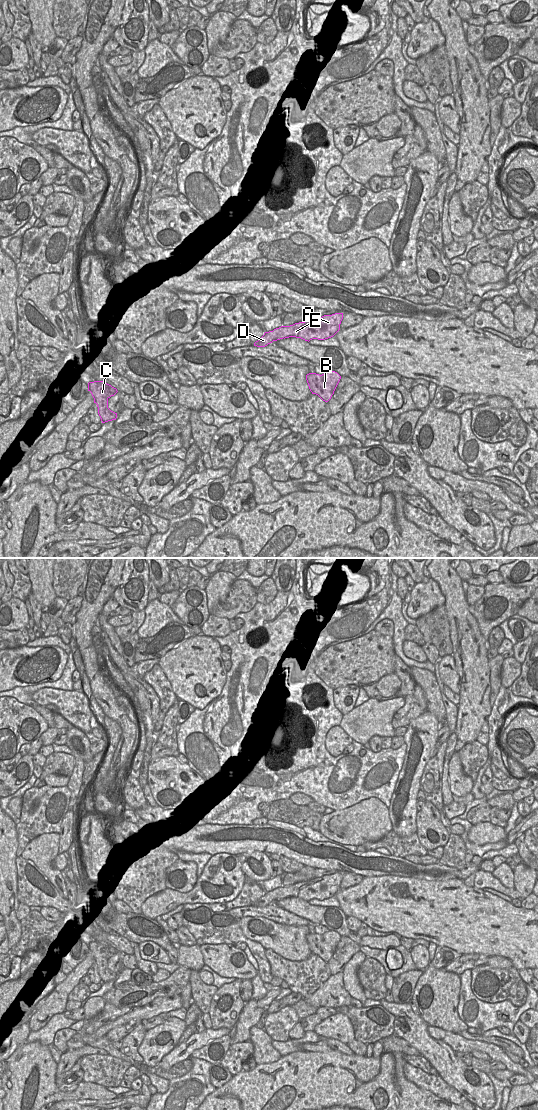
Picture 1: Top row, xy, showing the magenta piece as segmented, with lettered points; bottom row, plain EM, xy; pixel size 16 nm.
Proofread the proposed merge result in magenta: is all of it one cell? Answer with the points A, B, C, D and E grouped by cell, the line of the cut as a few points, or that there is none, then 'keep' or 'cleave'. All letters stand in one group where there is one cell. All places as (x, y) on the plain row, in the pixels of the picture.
groups A B E / C D; cut xy (283, 886), (283, 889), (276, 896), (276, 900); cleave

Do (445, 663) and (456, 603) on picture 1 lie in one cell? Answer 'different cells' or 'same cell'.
different cells

